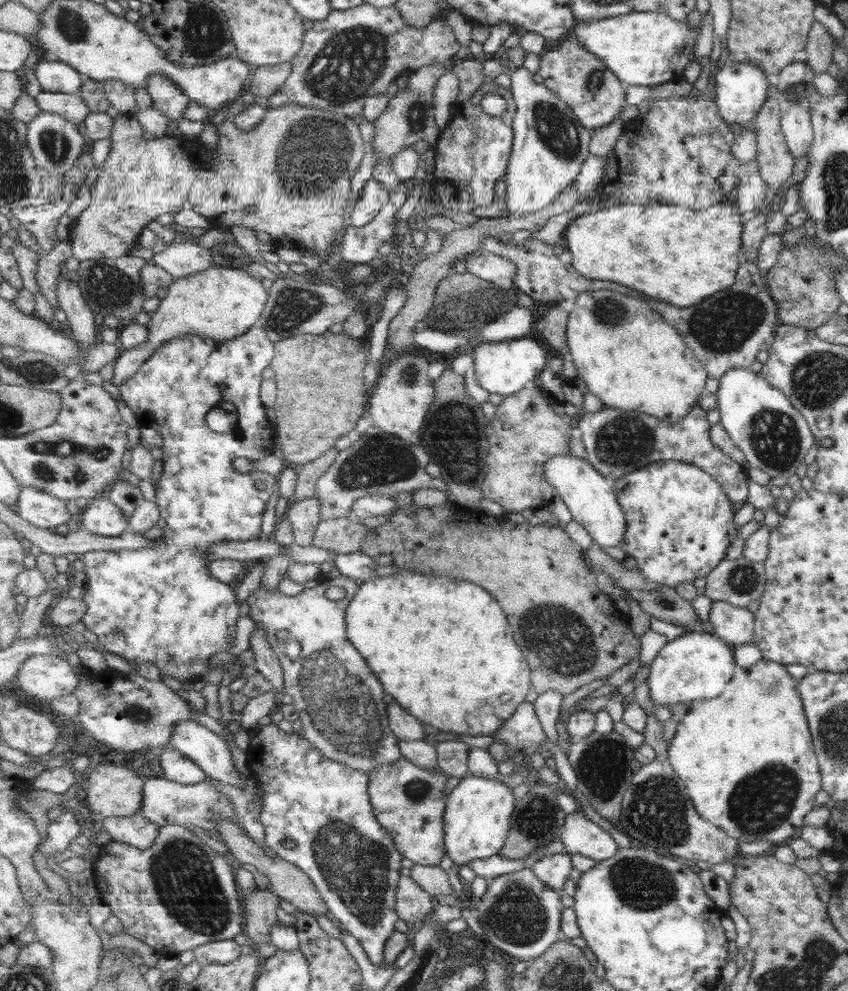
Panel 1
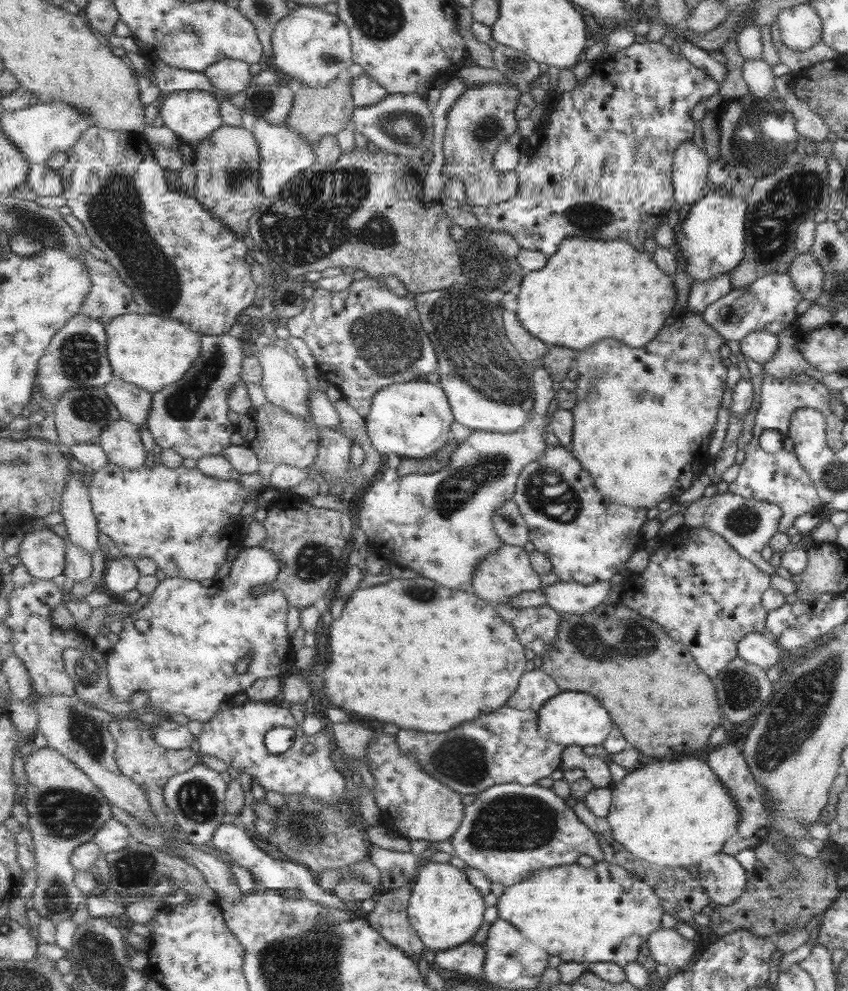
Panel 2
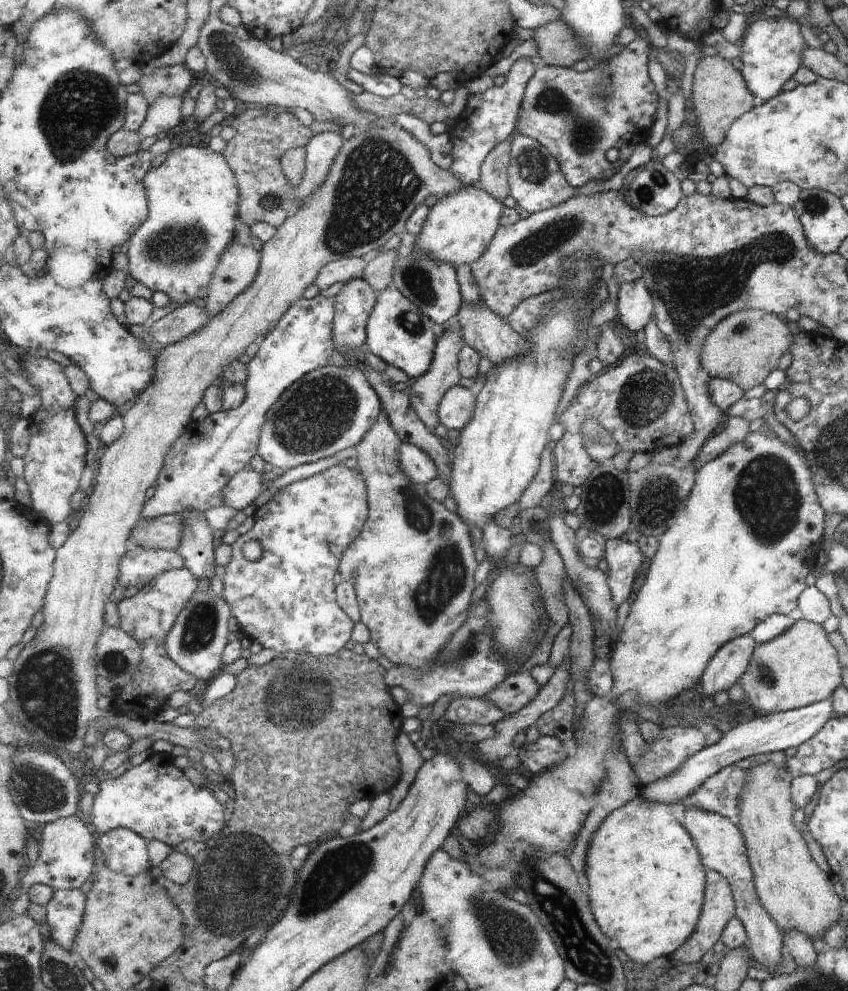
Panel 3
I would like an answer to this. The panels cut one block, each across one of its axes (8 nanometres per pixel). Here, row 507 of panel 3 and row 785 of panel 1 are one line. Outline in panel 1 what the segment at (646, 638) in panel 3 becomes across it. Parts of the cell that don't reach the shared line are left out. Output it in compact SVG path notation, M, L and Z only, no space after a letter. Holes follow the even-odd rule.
M761 658L757 663L745 668L736 667L732 678L721 694L705 700L697 699L693 700L693 702L686 702L691 704L691 708L683 716L683 720L678 722L676 734L668 744L670 762L679 778L685 782L689 796L695 803L697 814L709 821L709 823L725 830L725 833L735 838L735 840L748 843L763 839L769 841L772 847L786 844L789 839L795 837L799 832L805 814L816 805L814 796L821 789L821 776L817 768L817 760L815 754L813 754L813 748L811 747L810 732L795 684L796 680L785 671L785 667L782 664L777 664L767 659Z

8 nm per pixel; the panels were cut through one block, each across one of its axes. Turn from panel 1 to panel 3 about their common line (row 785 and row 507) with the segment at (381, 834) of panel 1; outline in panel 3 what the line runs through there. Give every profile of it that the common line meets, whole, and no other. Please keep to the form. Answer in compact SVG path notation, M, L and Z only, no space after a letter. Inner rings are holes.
M335 465L327 470L313 475L307 479L295 481L279 489L272 497L272 499L265 503L262 507L256 509L253 514L254 525L253 528L241 535L241 538L232 546L232 559L224 567L224 581L223 581L223 597L227 600L227 604L233 610L233 616L239 628L248 638L255 642L259 642L262 648L271 648L277 653L283 654L287 652L309 652L313 656L331 656L337 654L341 649L345 648L352 640L355 622L352 617L341 608L340 602L337 600L335 582L335 574L339 572L341 558L344 552L359 538L361 531L364 530L364 522L369 518L369 505L368 505L368 485L365 482L362 472L359 469L347 468L346 466ZM252 540L259 540L265 548L265 554L261 560L251 562L243 556L243 546Z

